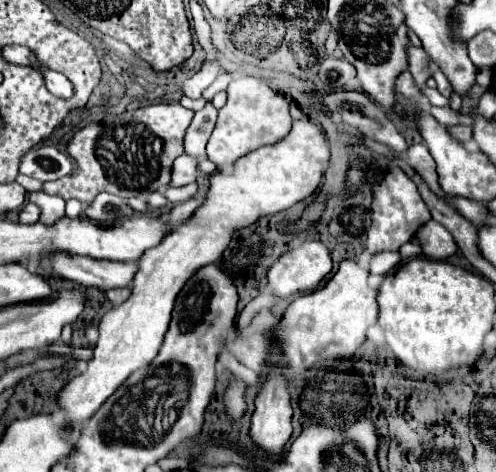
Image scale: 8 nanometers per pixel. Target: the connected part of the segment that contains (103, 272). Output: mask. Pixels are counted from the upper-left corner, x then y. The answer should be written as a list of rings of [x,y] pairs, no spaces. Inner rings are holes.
[[[52,254],[48,262],[62,278],[98,290],[112,290],[120,286],[124,288],[132,282],[138,270],[138,264],[134,262],[110,262],[86,256],[68,256],[68,254]]]

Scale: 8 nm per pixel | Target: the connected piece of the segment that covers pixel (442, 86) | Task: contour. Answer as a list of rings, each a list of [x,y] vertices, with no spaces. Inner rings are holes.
[[[436,70],[436,72],[434,72],[434,80],[436,80],[436,84],[438,84],[438,86],[436,86],[438,92],[450,100],[450,96],[452,96],[452,86],[450,86],[448,78],[446,78],[440,70]]]

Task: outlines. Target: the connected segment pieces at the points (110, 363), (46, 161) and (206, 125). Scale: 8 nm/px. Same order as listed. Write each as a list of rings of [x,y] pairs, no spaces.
[[[296,120],[284,140],[250,152],[236,162],[230,174],[216,172],[210,178],[204,206],[198,208],[186,224],[174,228],[158,246],[146,250],[140,258],[140,270],[134,278],[130,298],[104,314],[100,322],[100,338],[94,346],[94,358],[58,396],[58,406],[64,410],[68,424],[92,418],[92,414],[96,414],[106,398],[112,396],[132,372],[148,366],[152,358],[156,358],[170,324],[174,300],[184,288],[184,282],[188,282],[200,266],[212,264],[222,256],[232,232],[240,226],[254,224],[260,216],[276,214],[312,196],[320,186],[328,160],[330,148],[322,128],[310,120]]]
[[[54,146],[32,148],[20,160],[20,172],[36,180],[42,180],[42,182],[64,178],[72,174],[72,170],[74,170],[74,160],[66,152]]]
[[[206,102],[206,106],[194,114],[194,120],[186,132],[184,138],[186,154],[200,158],[206,156],[206,144],[214,130],[214,124],[216,124],[216,108],[212,106],[212,102]]]

